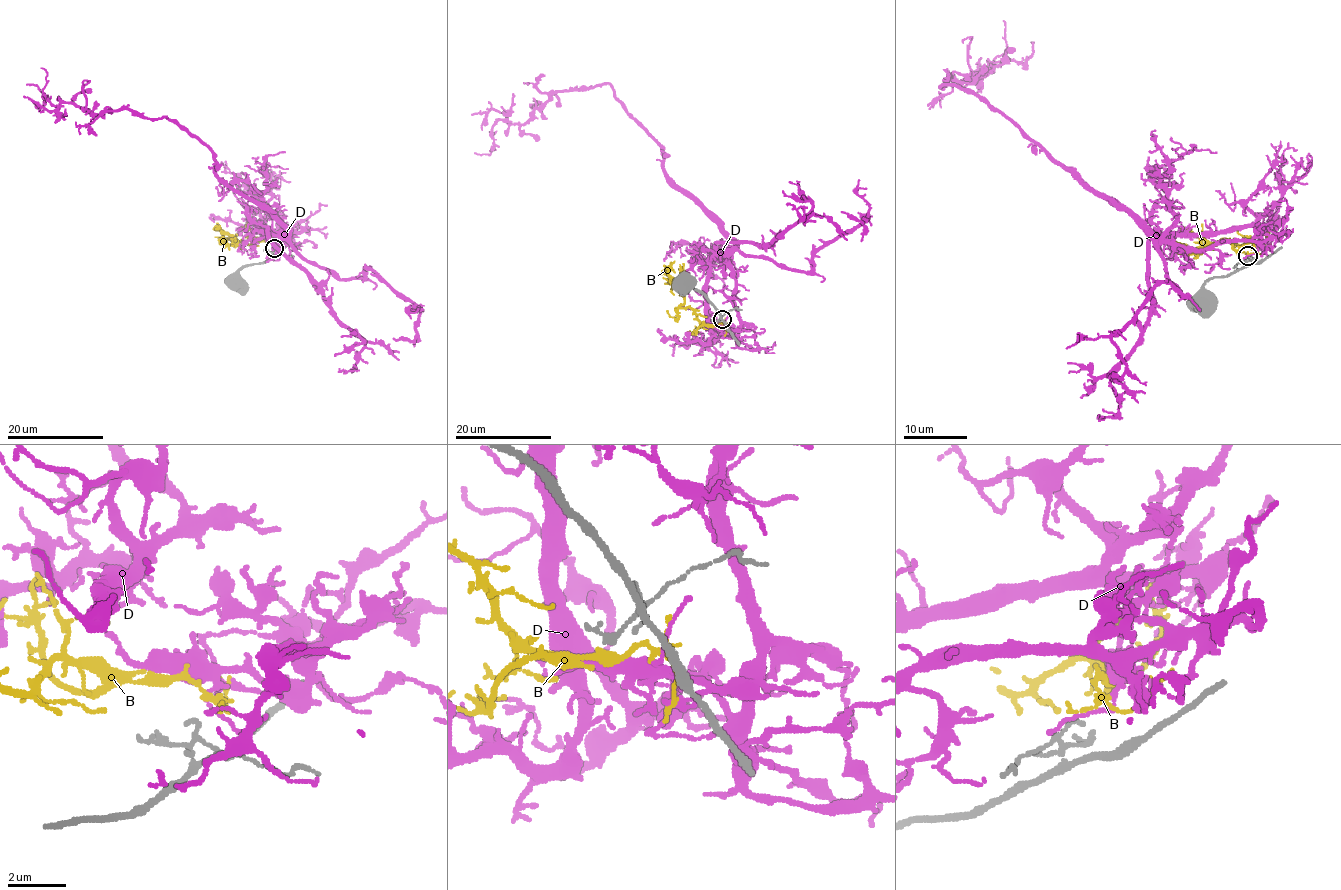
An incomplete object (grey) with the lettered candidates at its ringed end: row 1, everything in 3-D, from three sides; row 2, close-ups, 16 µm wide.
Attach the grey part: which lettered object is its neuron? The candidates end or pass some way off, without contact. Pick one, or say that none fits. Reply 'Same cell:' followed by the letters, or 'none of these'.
Same cell: D

